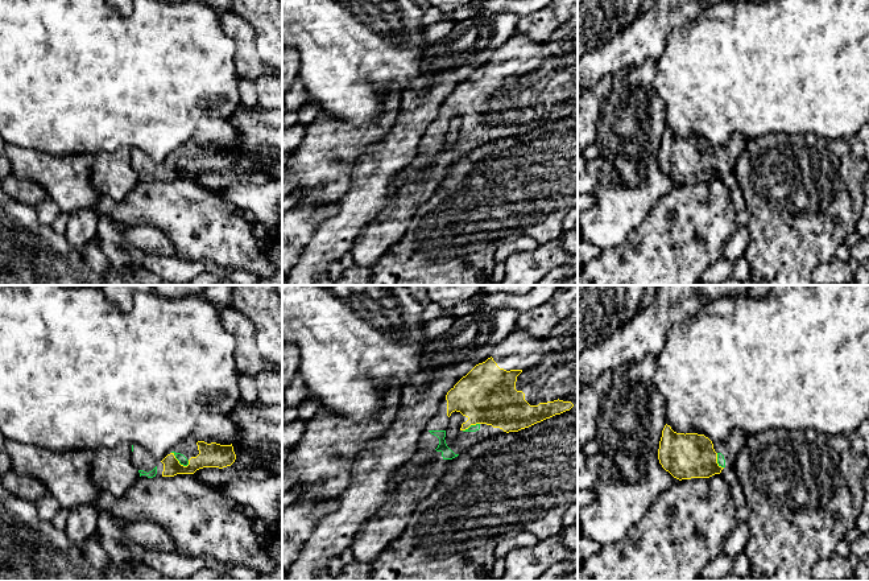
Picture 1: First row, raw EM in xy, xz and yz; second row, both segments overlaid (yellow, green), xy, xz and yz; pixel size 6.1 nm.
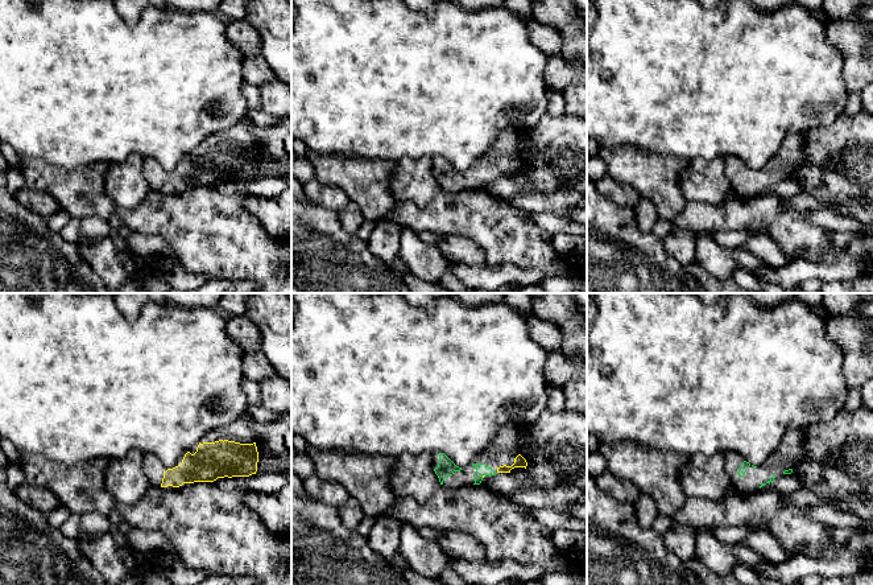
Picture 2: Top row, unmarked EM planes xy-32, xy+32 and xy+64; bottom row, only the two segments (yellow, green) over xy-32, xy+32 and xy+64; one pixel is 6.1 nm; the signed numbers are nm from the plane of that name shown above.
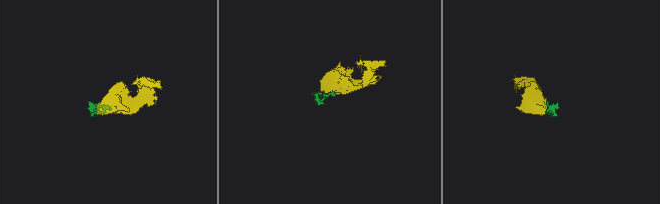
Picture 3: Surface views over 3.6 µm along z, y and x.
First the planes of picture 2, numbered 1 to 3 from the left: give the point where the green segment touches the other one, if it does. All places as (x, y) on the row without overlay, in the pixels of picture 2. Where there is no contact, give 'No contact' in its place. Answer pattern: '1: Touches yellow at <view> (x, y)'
1: No contact
2: Touches yellow at xy+32 (483, 180)
3: No contact

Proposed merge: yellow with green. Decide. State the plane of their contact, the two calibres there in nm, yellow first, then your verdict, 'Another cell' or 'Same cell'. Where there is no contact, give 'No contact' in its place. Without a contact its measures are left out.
Touches yellow in xy. Thickness 150 nm (yellow) against 50 nm. Same cell

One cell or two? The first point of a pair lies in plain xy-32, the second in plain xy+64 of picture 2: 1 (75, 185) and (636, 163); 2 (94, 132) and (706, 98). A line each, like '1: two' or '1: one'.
1: one
2: one

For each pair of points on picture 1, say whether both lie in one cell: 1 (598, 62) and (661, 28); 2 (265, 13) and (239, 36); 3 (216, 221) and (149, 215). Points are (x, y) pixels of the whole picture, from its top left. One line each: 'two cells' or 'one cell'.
1: one cell
2: two cells
3: one cell

